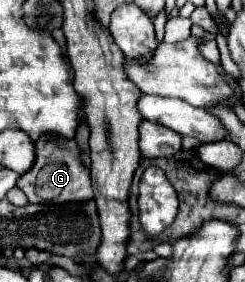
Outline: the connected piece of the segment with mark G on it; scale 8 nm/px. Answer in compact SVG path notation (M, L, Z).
M49 134L39 136L39 140L35 142L37 148L37 160L33 164L33 168L29 172L25 172L21 176L21 180L17 182L17 186L25 192L25 196L29 198L29 202L55 202L55 204L63 204L63 202L73 202L73 200L89 200L93 198L93 190L91 190L91 180L89 180L89 168L83 164L81 160L81 148L77 146L75 138L63 138L63 136L53 136L49 138Z

